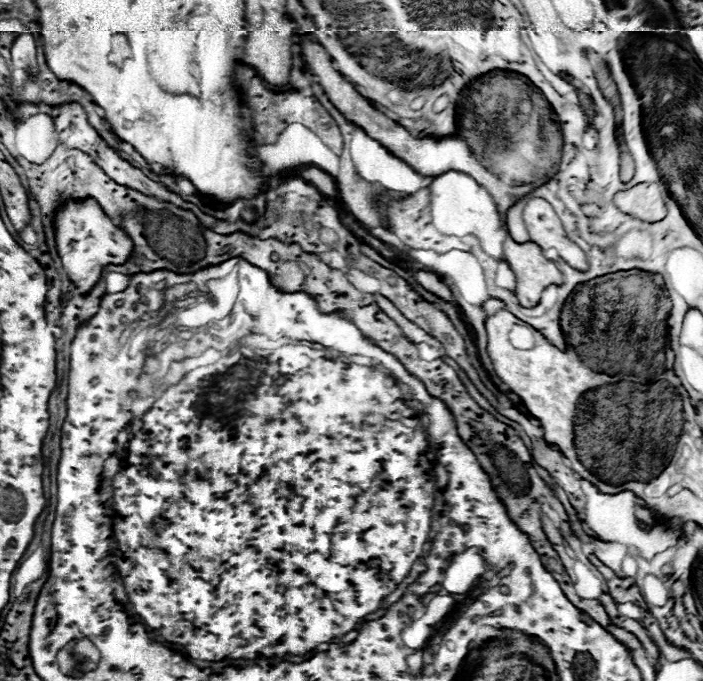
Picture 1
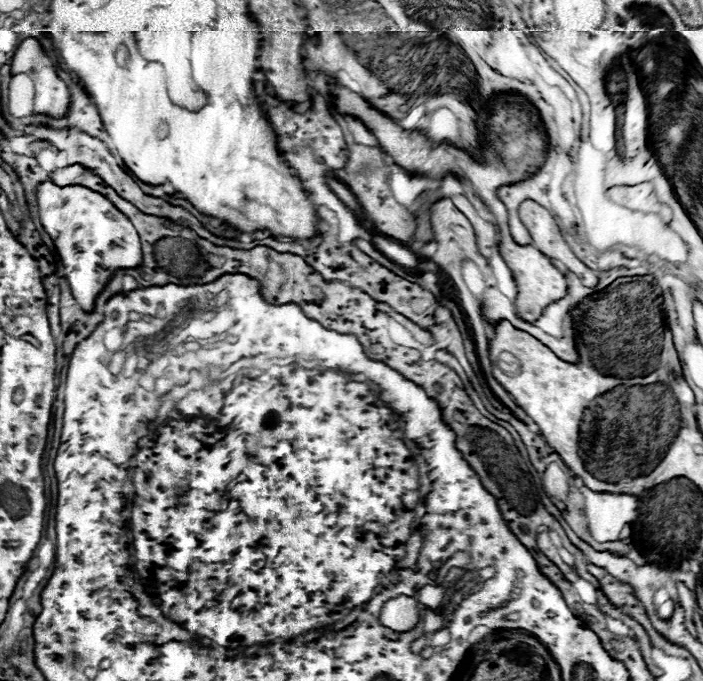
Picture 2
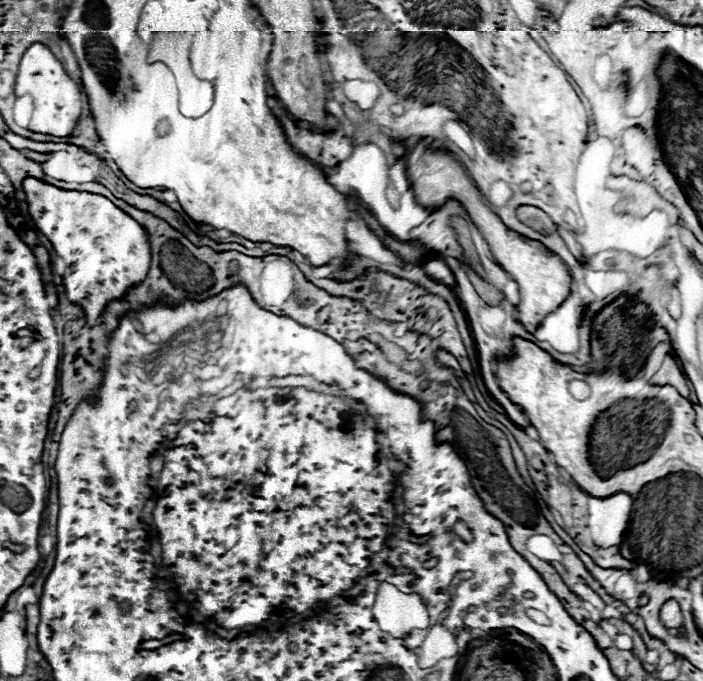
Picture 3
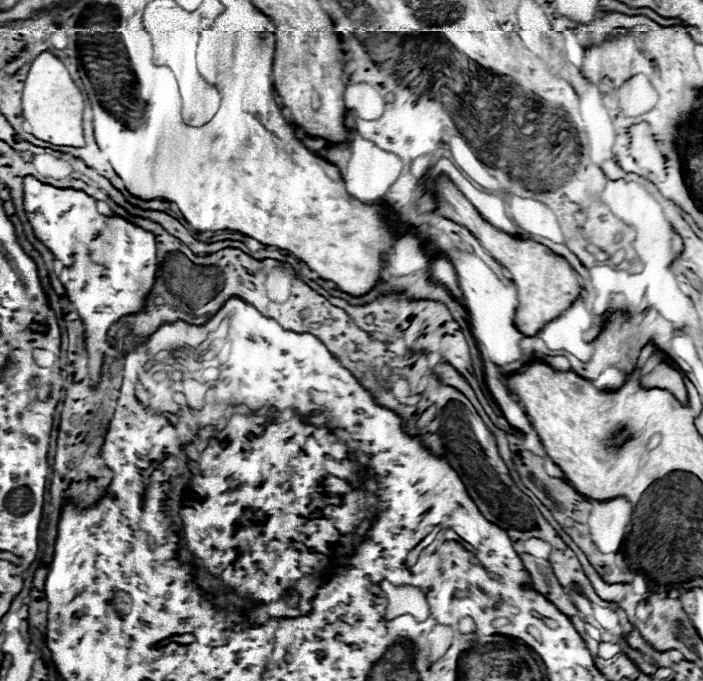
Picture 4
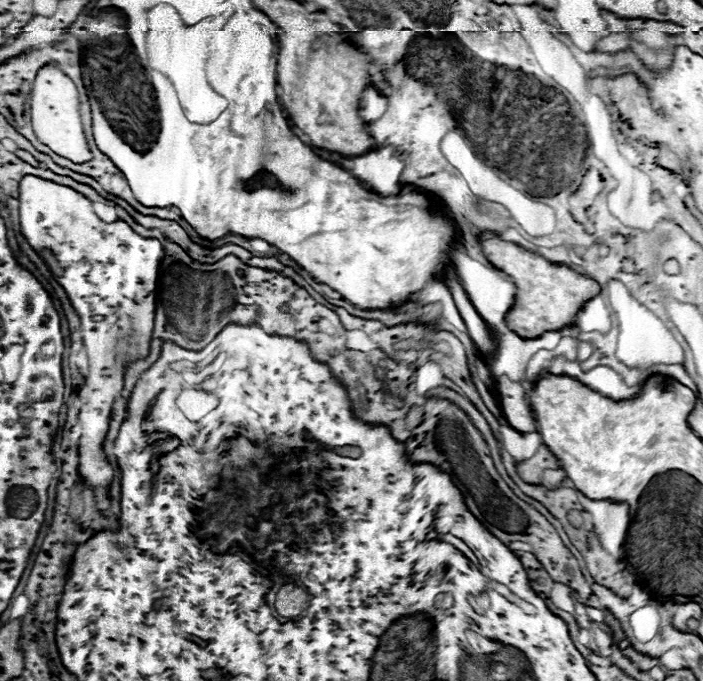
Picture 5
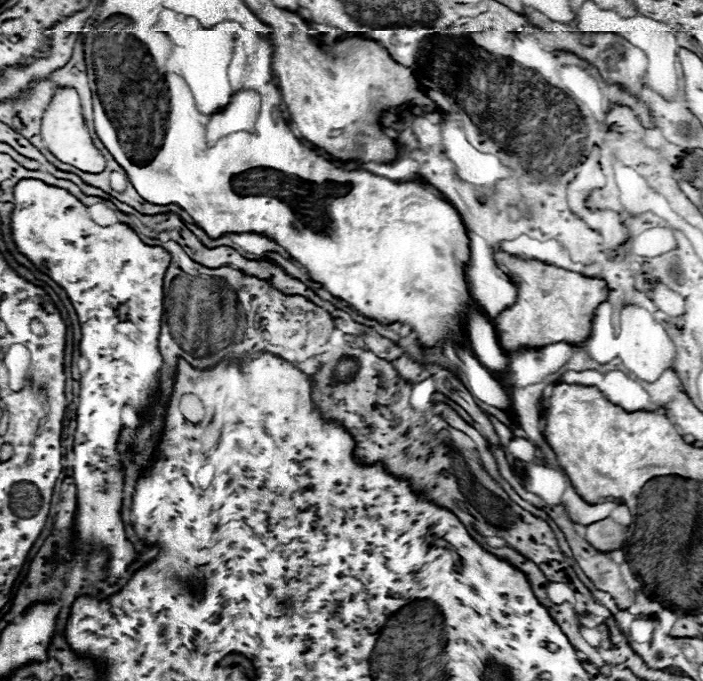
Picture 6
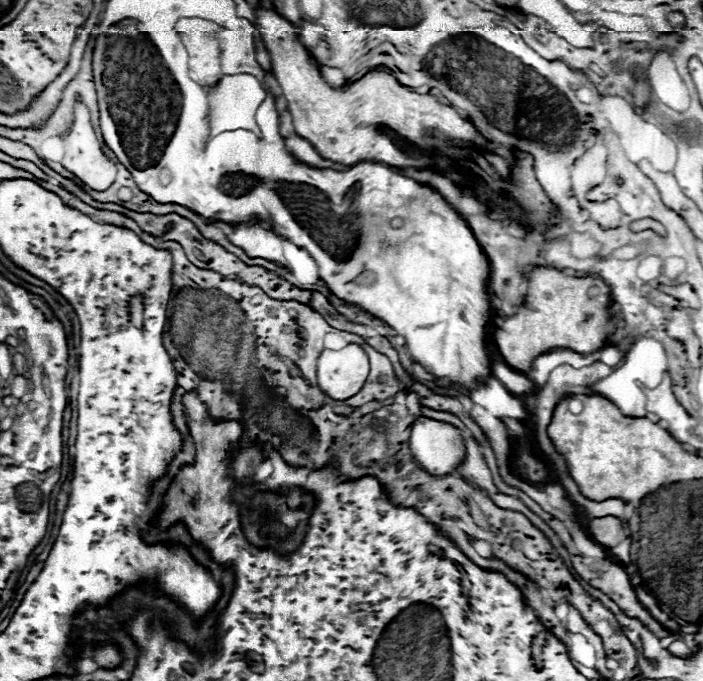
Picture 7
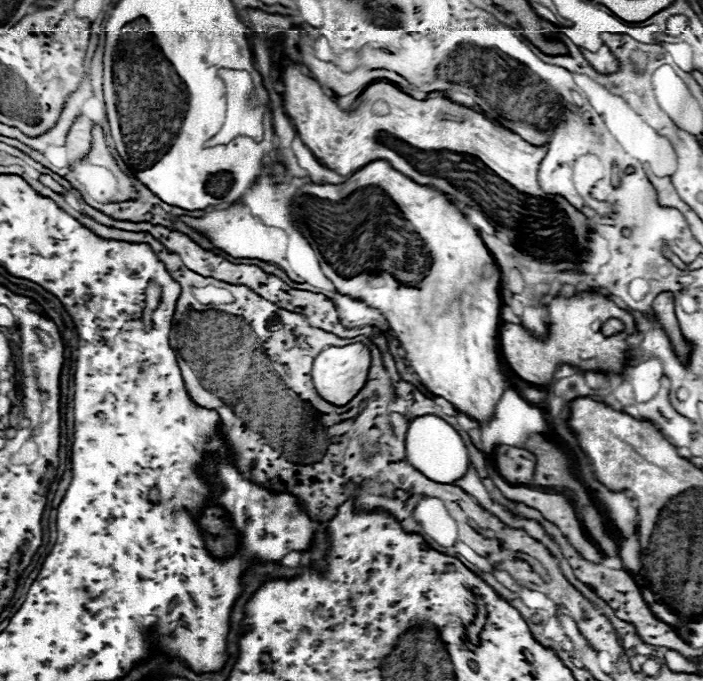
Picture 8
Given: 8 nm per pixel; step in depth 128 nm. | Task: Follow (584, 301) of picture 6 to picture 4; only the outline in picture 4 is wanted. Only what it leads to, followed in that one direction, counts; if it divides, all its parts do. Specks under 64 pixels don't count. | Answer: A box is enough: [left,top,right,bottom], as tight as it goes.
[430,176,582,336]

